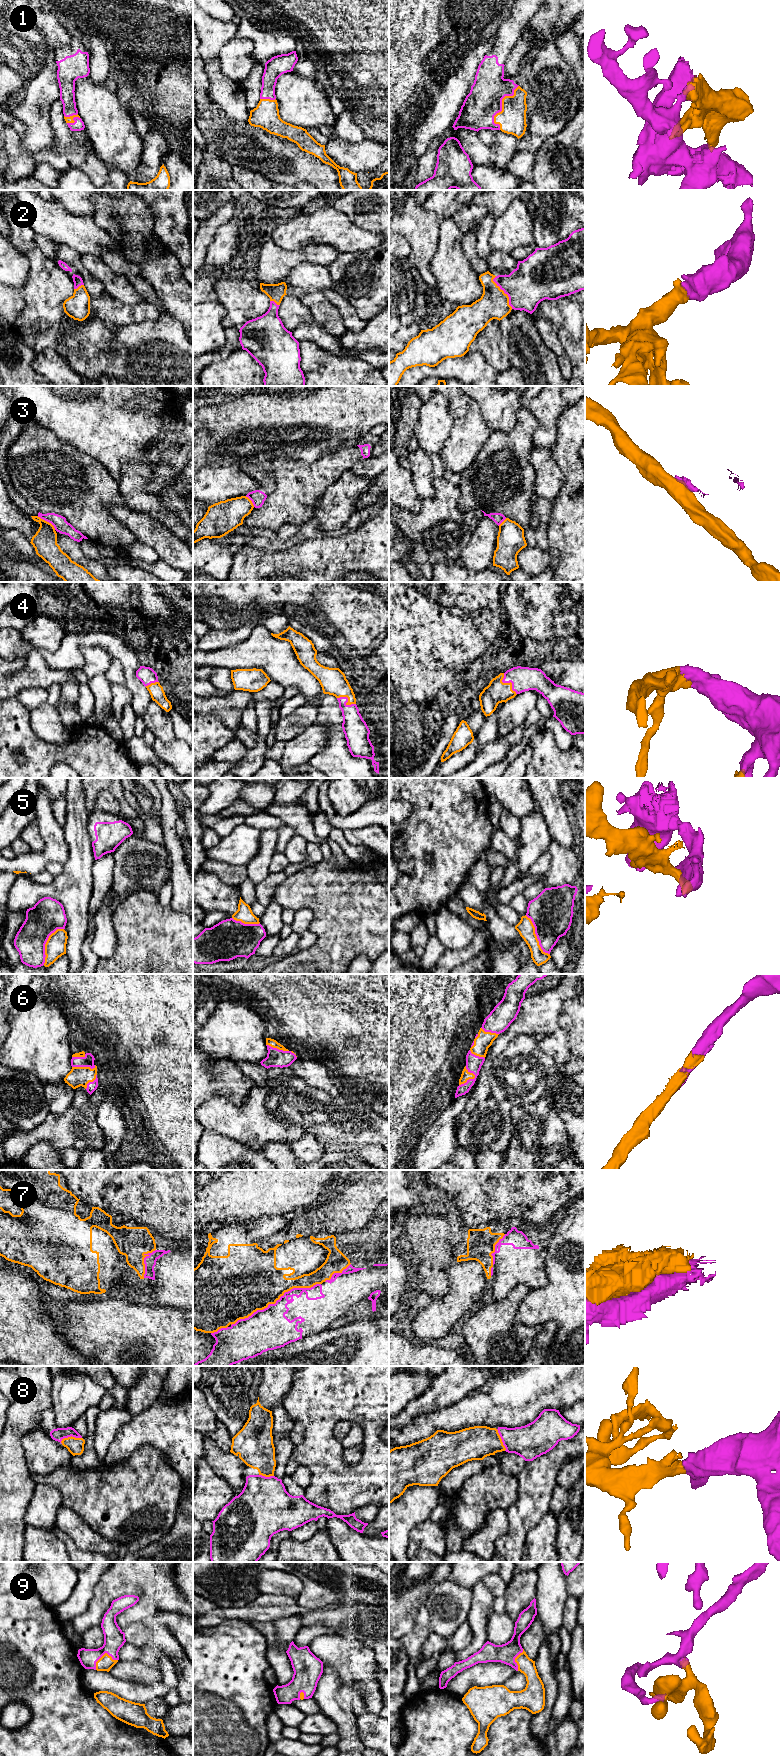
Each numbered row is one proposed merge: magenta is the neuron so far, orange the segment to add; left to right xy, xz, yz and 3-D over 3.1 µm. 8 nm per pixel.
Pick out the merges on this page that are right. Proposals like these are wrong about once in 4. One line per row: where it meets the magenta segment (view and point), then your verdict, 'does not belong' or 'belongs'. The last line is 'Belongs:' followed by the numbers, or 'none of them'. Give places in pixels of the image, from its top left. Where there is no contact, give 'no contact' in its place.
1: yz (501, 106) | belongs
2: yz (504, 292) | belongs
3: xy (47, 521) | does not belong
4: yz (508, 682) | belongs
5: yz (536, 935) | does not belong
6: yz (472, 1079) | belongs
7: xz (276, 1302) | does not belong
8: xy (70, 1436) | belongs
9: xy (103, 1654) | belongs
Belongs: 1, 2, 4, 6, 8, 9

